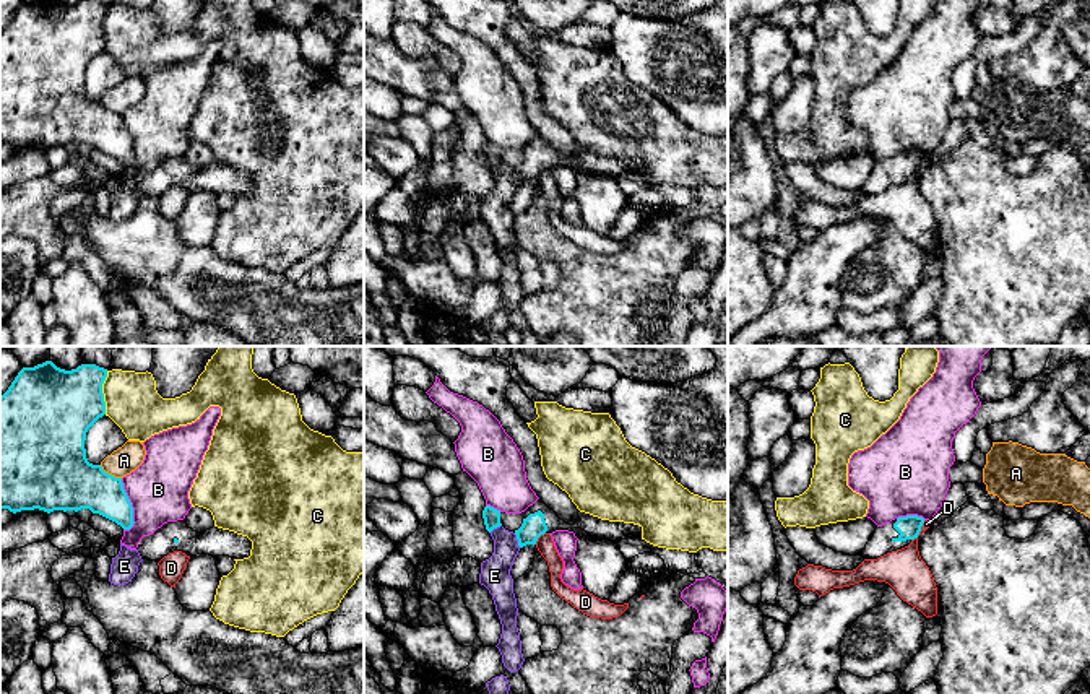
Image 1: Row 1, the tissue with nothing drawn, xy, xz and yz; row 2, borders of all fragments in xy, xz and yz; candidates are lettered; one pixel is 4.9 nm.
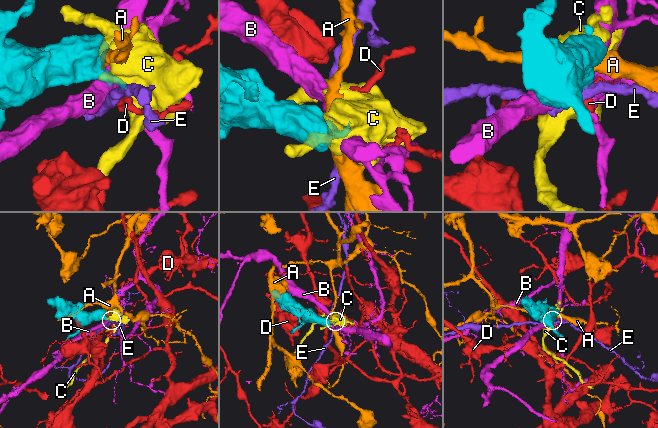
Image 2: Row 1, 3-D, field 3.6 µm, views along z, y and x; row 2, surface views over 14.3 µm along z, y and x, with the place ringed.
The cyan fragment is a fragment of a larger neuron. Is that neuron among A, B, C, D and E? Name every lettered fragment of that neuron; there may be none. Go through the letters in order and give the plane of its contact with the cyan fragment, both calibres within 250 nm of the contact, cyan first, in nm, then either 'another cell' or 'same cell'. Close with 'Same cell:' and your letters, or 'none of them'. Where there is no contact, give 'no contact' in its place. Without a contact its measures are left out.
A: meets cyan in xy; 320 nm thick on the cyan side, 140 nm on the other; another cell
B: meets cyan in xy; 220 nm thick on the cyan side, 300 nm on the other; another cell
C: meets cyan in xy; 400 nm thick on the cyan side, 280 nm on the other; another cell
D: meets cyan in xz; 110 nm thick on the cyan side, 90 nm on the other; another cell
E: meets cyan in xz; 110 nm thick on the cyan side, 150 nm on the other; another cell
Same cell: none of them

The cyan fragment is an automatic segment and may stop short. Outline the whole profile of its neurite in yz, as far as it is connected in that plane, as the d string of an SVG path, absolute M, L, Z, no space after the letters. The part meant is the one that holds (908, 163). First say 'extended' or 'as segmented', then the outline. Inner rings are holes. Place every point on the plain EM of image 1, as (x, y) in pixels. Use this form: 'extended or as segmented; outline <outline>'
extended; outline M906 151L877 163L872 174L861 187L861 192L864 195L877 195L887 189L908 182L915 174L918 174L923 159L923 153Z

